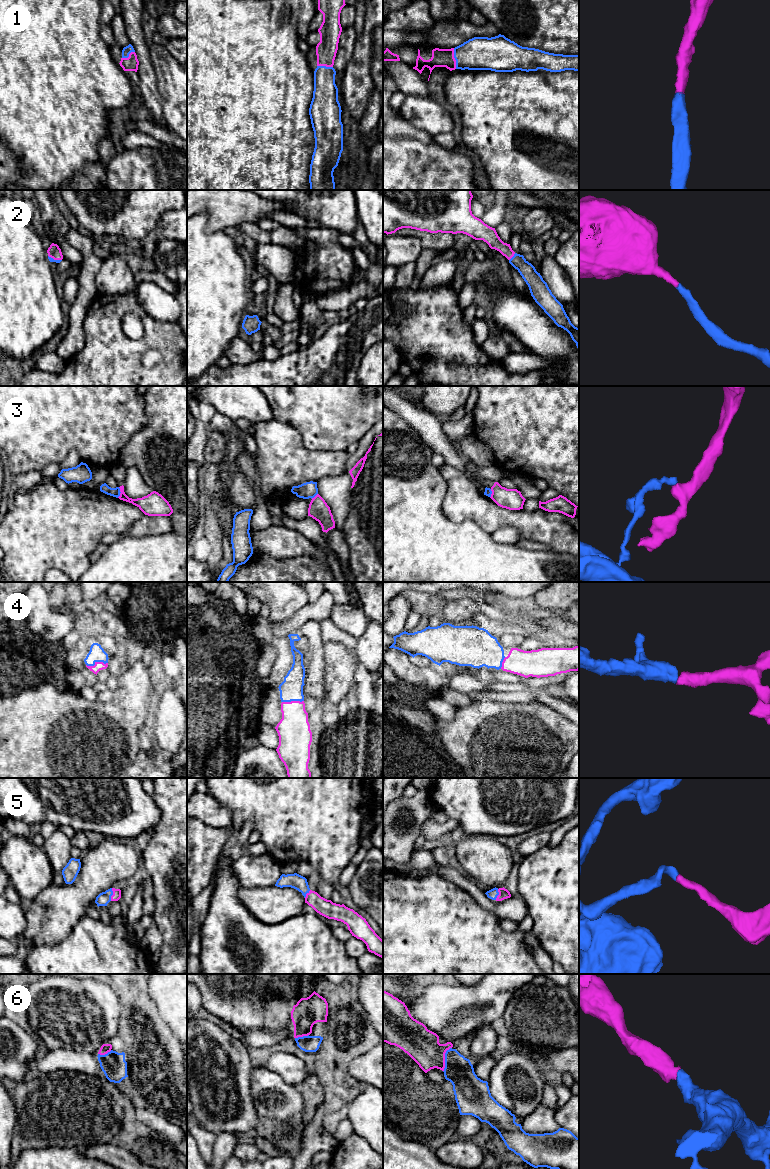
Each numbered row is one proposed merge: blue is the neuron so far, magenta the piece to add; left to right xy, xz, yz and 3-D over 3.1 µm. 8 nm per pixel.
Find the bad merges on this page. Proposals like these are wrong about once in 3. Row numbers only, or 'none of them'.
3

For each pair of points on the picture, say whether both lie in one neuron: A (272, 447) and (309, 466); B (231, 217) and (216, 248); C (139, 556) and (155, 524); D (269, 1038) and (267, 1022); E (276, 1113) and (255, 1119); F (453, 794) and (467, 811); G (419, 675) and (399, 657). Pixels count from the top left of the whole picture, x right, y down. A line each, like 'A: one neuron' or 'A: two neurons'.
A: one neuron
B: two neurons
C: two neurons
D: two neurons
E: two neurons
F: one neuron
G: one neuron

